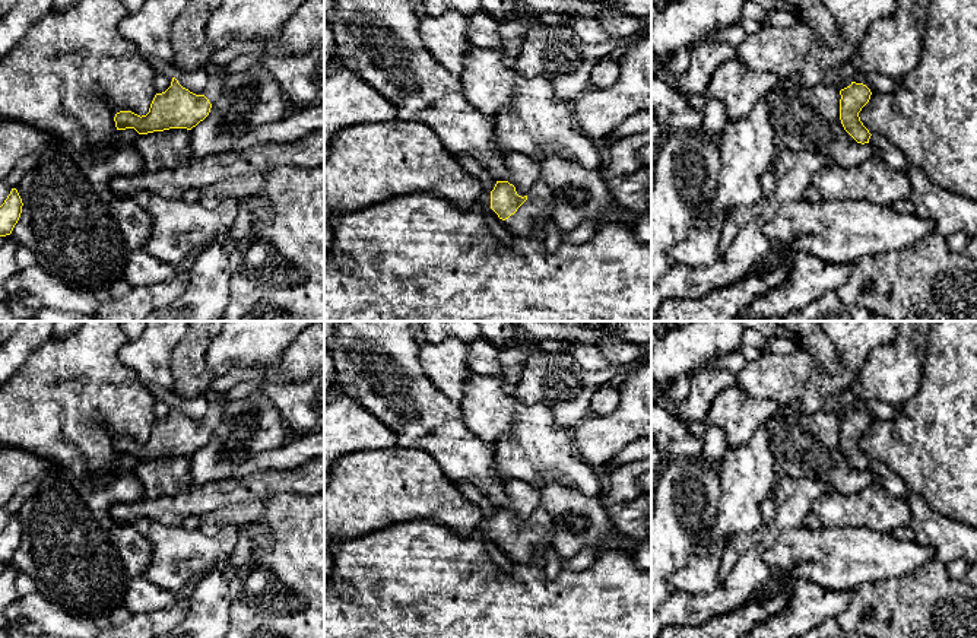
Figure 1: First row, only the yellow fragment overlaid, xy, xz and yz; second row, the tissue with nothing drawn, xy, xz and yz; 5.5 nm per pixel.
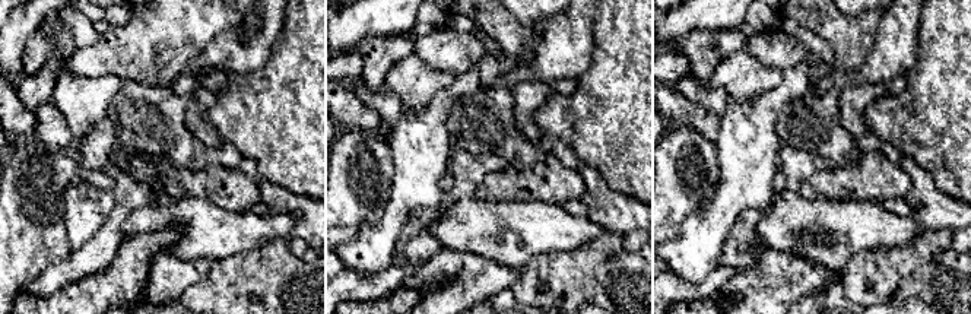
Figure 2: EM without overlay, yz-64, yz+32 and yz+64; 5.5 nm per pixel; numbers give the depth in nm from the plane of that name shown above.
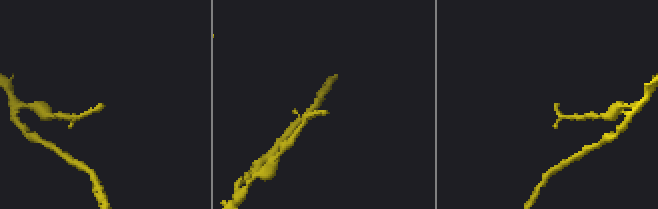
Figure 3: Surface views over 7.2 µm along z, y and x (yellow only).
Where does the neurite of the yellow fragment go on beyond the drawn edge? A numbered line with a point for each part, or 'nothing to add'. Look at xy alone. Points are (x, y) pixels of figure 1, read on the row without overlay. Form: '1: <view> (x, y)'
1: xy (213, 416)

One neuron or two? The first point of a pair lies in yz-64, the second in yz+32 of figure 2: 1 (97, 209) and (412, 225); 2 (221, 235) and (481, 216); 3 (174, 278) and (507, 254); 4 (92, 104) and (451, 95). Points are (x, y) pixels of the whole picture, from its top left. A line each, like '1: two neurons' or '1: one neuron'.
1: one neuron
2: one neuron
3: two neurons
4: two neurons

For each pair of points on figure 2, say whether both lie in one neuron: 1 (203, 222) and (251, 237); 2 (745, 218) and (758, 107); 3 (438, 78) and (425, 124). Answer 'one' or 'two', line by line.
1: one
2: two
3: two

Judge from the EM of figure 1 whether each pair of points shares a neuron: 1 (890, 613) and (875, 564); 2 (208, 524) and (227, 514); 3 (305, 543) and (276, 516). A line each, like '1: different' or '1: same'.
1: different
2: same
3: same

